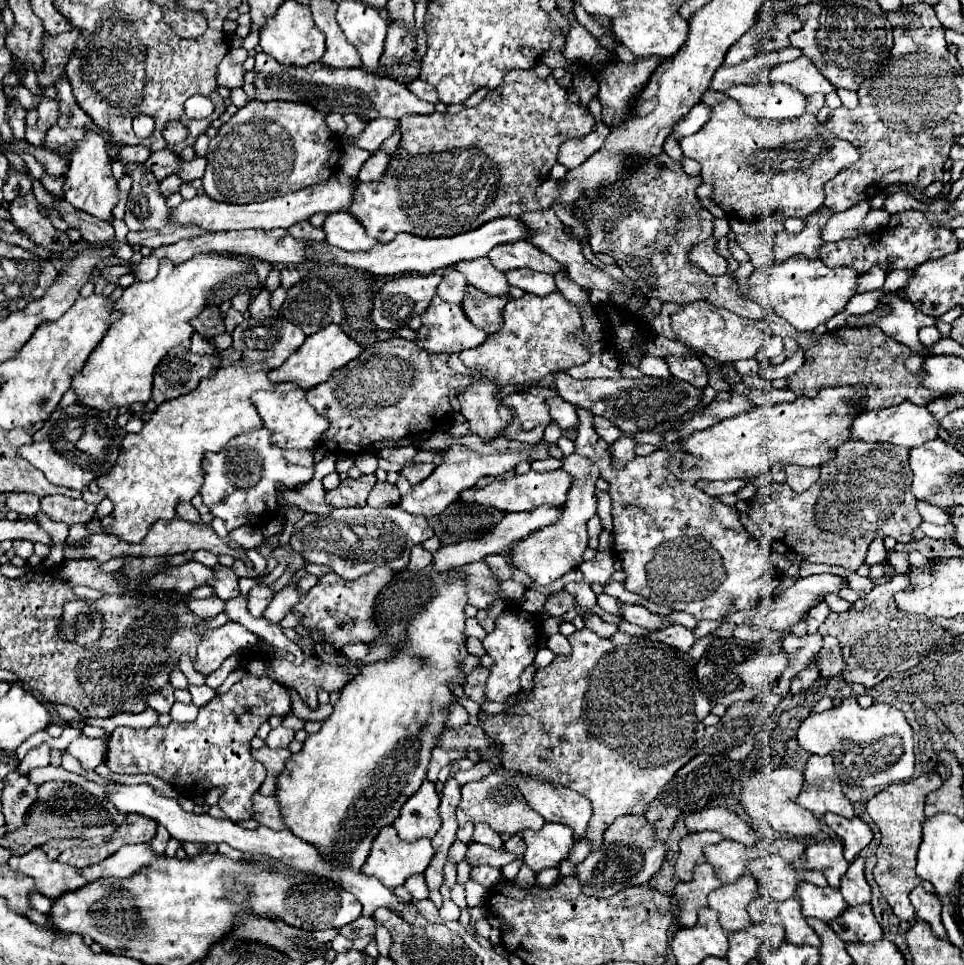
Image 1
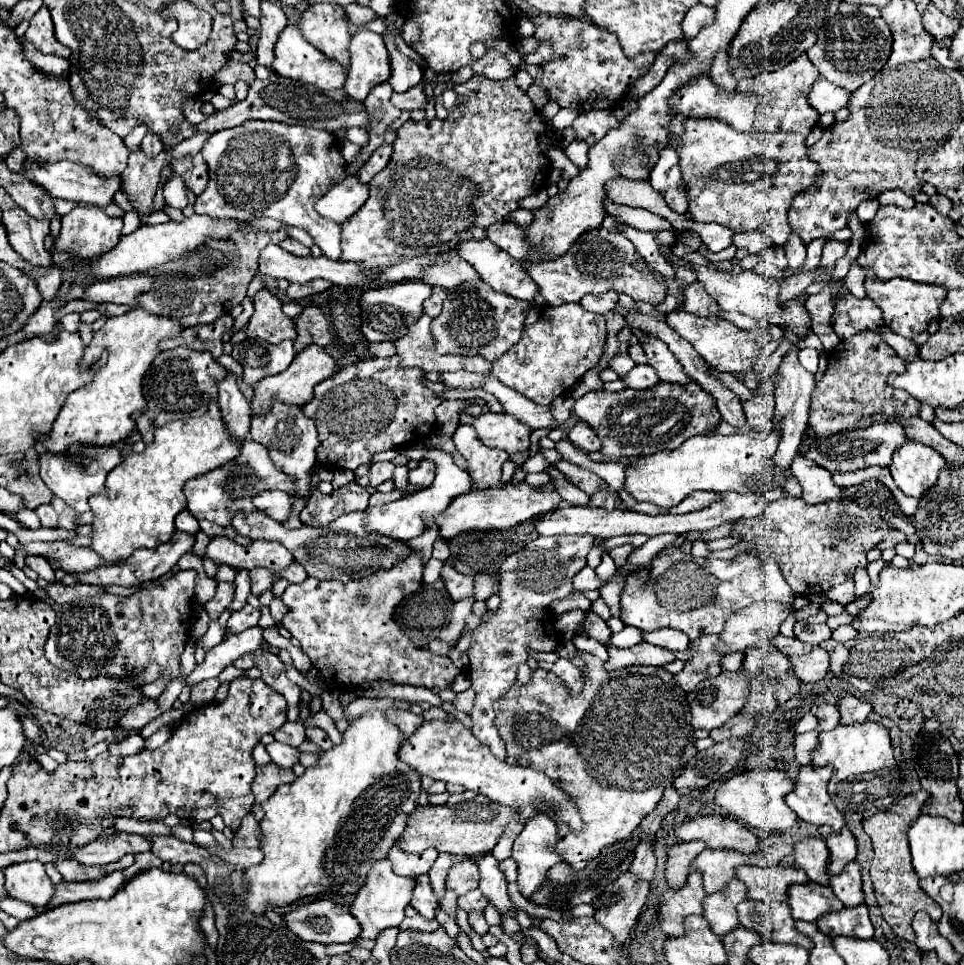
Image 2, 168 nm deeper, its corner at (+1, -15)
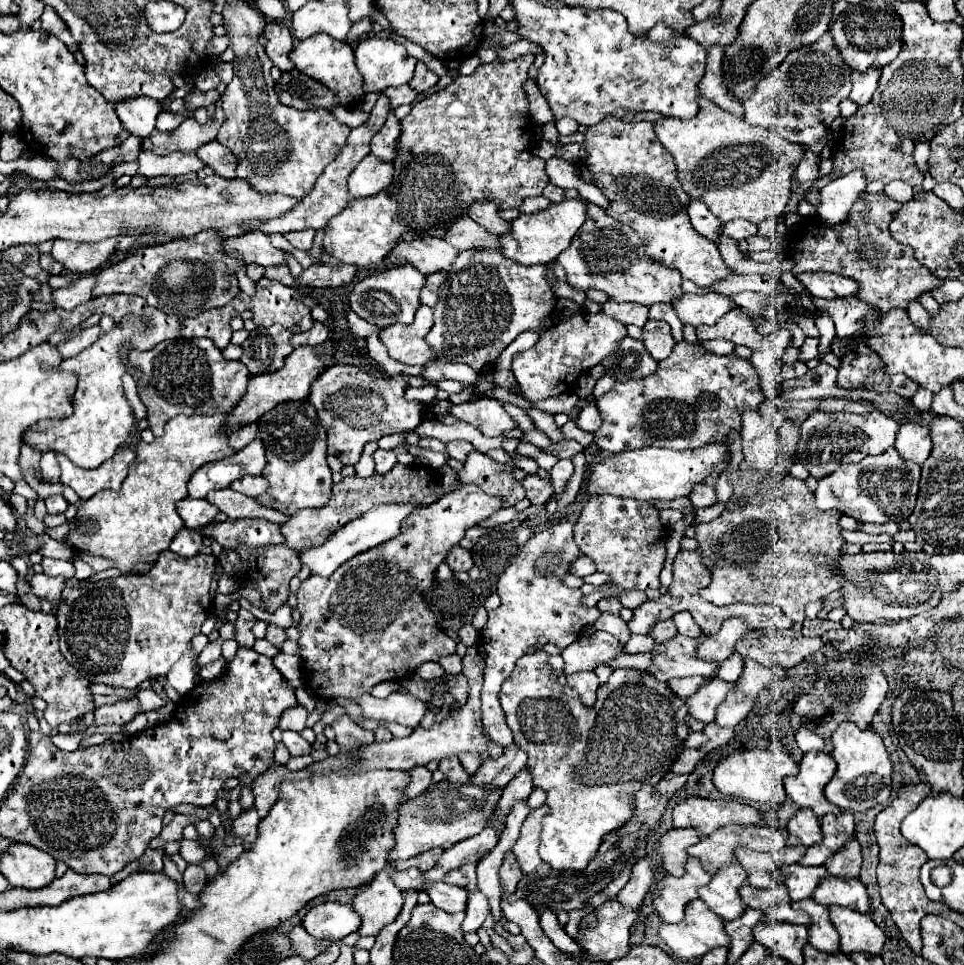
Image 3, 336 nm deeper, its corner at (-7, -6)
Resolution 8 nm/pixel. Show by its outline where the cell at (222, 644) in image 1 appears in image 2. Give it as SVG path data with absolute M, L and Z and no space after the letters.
M143 701L135 707L131 707L115 725L113 731L127 731L127 729L139 729L145 727L149 721L157 719L161 713L157 709L157 701Z

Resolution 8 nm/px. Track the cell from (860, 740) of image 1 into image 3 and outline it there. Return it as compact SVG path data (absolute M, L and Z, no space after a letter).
M843 722L831 736L833 742L833 760L837 762L837 772L825 788L825 796L829 802L839 806L841 810L865 812L875 804L885 804L893 792L893 760L883 744L883 738L873 730L859 730L853 722Z

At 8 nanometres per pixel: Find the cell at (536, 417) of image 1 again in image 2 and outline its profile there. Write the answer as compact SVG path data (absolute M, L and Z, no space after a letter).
M481 413L473 421L473 429L487 447L505 449L507 453L529 449L531 427L507 413Z

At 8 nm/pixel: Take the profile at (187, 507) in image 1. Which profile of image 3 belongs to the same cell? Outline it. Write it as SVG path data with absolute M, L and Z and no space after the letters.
M183 498L177 504L177 512L183 518L185 526L189 528L197 528L203 524L209 524L215 514L219 512L219 508L207 500L195 500L195 498Z

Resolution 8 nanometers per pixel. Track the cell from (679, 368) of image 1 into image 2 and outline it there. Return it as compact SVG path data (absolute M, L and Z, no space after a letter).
M645 335L643 349L645 349L647 365L655 369L661 381L669 381L669 383L687 383L689 381L681 363L675 359L675 355L671 355L669 347L661 339L655 339L655 335Z

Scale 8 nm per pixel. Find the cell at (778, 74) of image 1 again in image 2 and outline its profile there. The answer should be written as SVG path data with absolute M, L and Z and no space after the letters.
M821 79L811 89L809 97L811 97L811 105L819 113L835 113L835 111L839 111L839 109L849 105L851 93L845 91L843 87L837 87L837 85L829 83L827 79Z

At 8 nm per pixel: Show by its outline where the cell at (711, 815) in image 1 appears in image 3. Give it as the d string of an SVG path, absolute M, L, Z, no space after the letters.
M685 798L673 808L675 828L695 828L699 834L709 836L727 824L759 826L761 814L753 806L737 800L707 800L707 798Z

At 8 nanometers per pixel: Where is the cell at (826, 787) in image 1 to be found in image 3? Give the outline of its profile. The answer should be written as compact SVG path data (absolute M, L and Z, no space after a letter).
M807 752L799 764L799 774L785 778L785 790L799 808L811 808L819 818L825 814L843 814L823 798L827 782L833 778L837 766L827 752Z

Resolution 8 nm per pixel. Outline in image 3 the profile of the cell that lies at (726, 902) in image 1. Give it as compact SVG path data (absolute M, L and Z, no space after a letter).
M739 864L723 866L713 876L713 880L699 890L699 898L717 916L721 916L725 922L731 922L731 920L739 918L745 910L741 896L739 896L739 888L745 884L745 880L747 880L747 874L745 874L743 866L739 866Z

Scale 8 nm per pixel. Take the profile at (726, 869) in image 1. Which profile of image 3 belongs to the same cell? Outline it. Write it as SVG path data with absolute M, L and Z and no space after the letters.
M731 824L723 826L721 830L715 830L711 836L691 846L687 854L699 858L703 868L709 874L715 874L721 866L729 866L731 862L735 862L737 846L747 846L759 852L777 852L785 846L785 840L787 840L785 834L779 834L777 830L767 826Z

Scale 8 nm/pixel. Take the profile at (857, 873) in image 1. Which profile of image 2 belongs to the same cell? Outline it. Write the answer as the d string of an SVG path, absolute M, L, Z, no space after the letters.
M855 861L847 863L847 867L839 875L831 877L829 887L843 901L845 907L855 907L855 905L863 903L861 873L859 873L859 865Z

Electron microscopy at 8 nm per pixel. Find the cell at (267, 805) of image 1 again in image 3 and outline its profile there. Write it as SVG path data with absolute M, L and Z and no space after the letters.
M251 808L249 812L243 812L237 820L231 822L231 830L243 840L253 844L257 840L257 824L259 824L259 814L255 808Z

